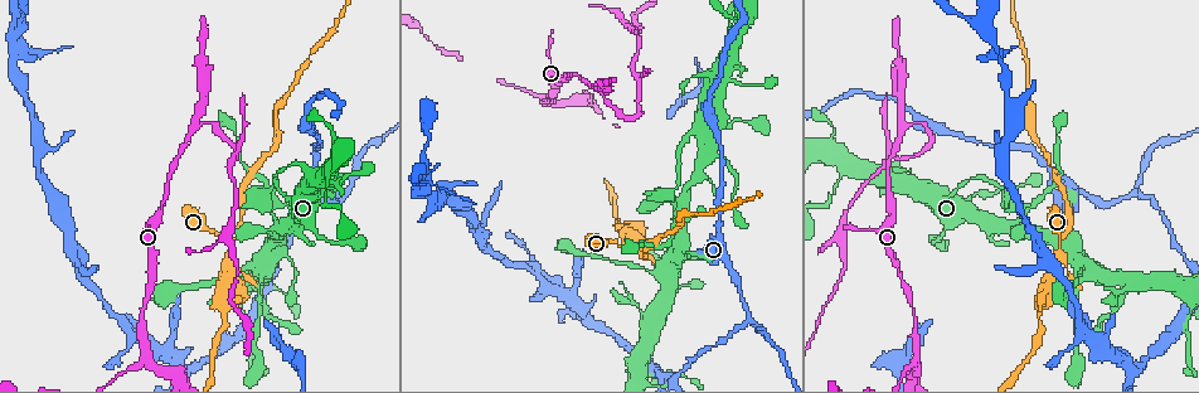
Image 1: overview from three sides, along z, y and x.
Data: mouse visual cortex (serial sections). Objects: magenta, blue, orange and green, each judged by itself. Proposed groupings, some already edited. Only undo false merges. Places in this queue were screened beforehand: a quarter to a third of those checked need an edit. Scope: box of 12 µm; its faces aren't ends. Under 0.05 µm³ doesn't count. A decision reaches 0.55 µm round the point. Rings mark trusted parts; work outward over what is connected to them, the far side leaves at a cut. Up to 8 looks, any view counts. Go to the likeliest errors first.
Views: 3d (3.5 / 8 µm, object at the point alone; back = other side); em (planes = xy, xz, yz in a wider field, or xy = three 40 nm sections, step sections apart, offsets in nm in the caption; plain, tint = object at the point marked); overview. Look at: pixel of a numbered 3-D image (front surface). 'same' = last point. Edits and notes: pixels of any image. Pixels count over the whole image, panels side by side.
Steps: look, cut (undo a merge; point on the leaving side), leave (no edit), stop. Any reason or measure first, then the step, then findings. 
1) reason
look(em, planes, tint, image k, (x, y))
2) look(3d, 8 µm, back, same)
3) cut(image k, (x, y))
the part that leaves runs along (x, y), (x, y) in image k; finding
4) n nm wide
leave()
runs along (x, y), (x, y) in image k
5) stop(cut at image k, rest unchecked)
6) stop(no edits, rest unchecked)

three-way junction
look(3d, 8 µm, image 1, (1059, 240))

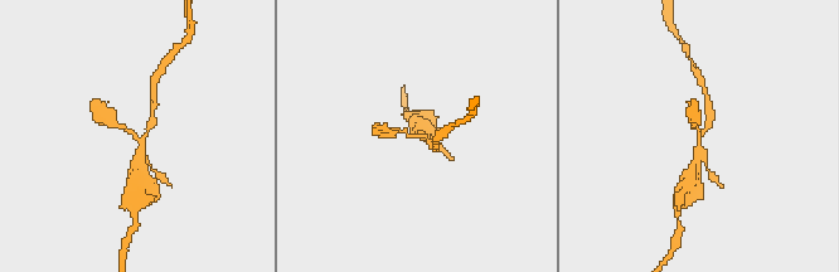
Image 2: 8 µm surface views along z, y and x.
look(em, xy, step 3, tint, image 2, (420, 137))

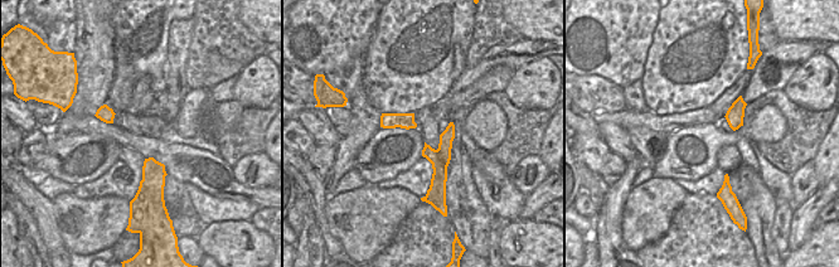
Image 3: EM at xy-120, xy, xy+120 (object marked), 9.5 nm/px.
170 nm wide
cut(image 2, (137, 176))
the part that leaves runs along (137, 161), (135, 213) in image 2; a second cell is stuck on

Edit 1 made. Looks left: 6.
see it whole again
look(overview)

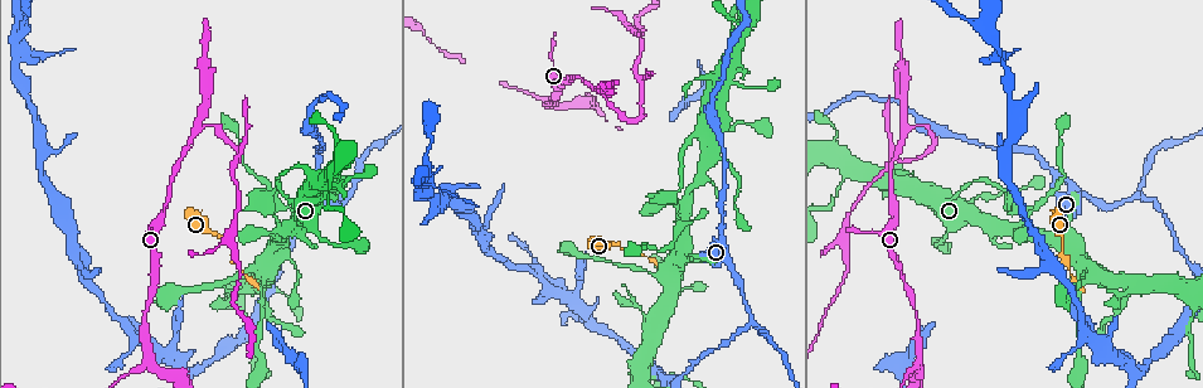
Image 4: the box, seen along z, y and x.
arms part here
look(3d, 8 µm, image 4, (200, 130))

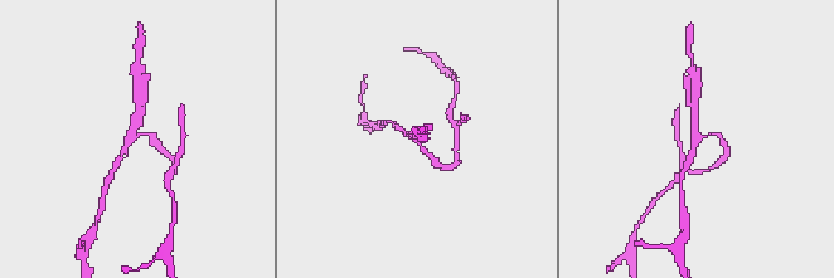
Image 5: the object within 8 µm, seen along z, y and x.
3 arms; arms of 150, 200, 200 nm; shape alone is not enough
look(em, planes, tint, image 5, (695, 139))

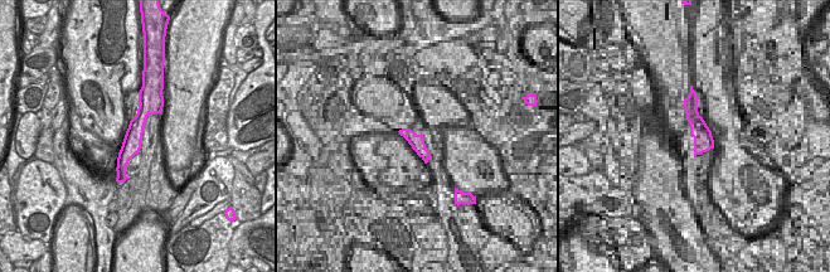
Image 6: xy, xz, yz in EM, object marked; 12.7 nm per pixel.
cut(image 5, (153, 137))
the part that leaves runs along (134, 138), (148, 133), (168, 156) in image 5; a second cell is stuck on

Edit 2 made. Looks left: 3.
look(overview)

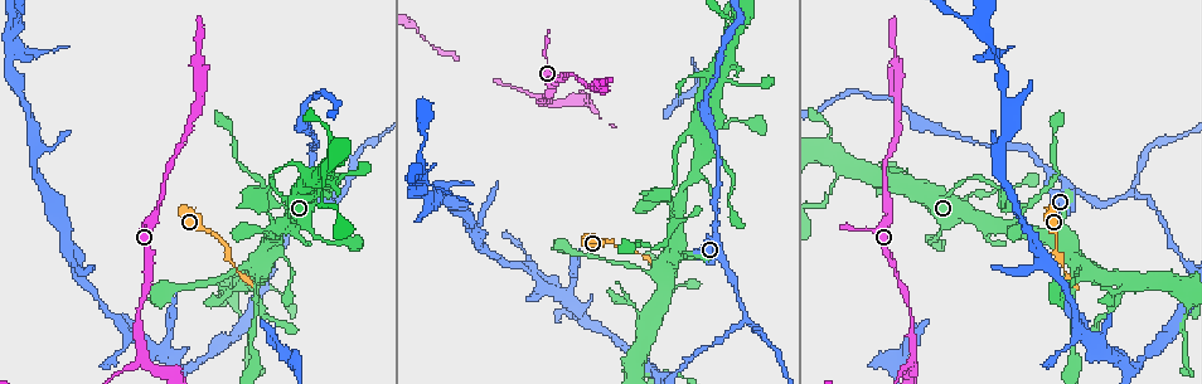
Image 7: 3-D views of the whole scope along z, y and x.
three arms meet
look(3d, 3.5 µm, image 7, (143, 357))

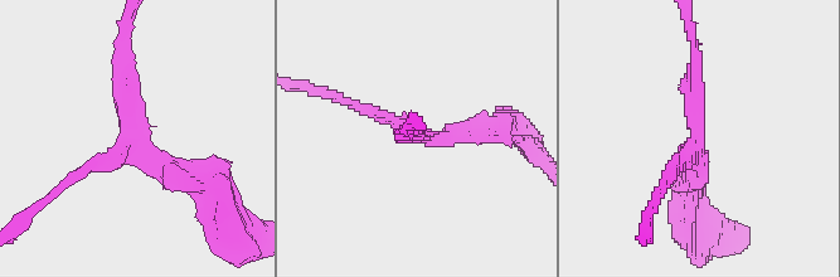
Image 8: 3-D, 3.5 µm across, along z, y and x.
3 arms; arms of 150, 200, 250 nm; need the tissue
look(em, planes, tint, image 8, (416, 141))

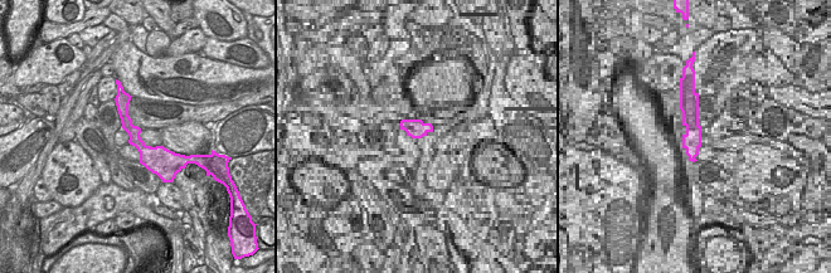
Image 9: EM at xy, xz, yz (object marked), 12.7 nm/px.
leave()
runs along (126, 58), (134, 144), (204, 183) in image 8; one cell here

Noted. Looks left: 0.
stop(cut at image 2, cut at image 5, rest unchecked)

